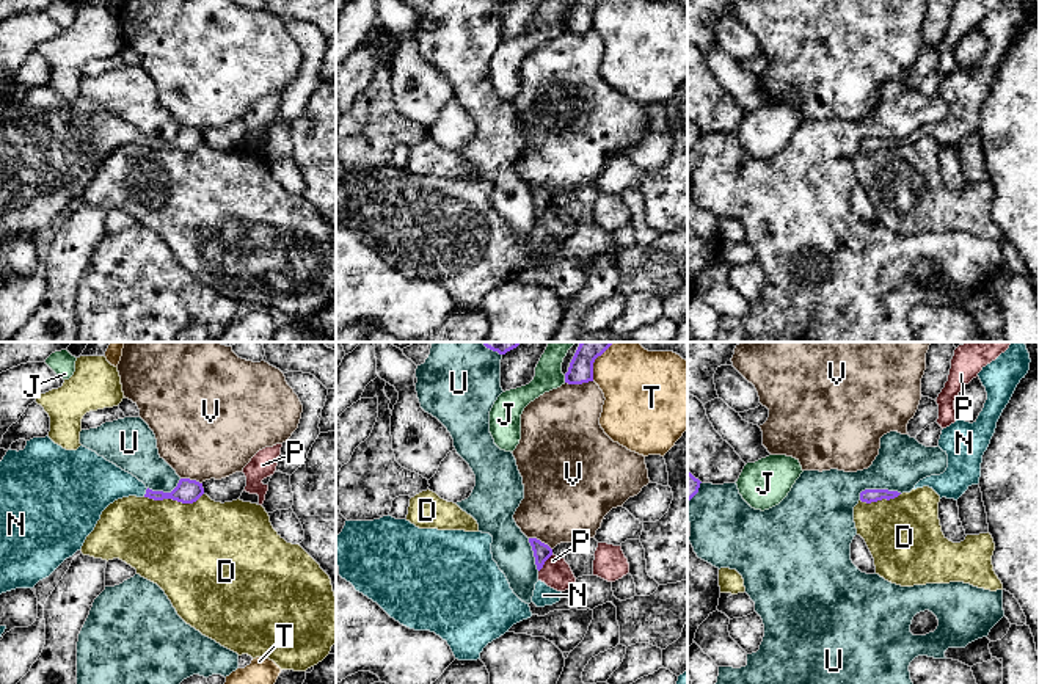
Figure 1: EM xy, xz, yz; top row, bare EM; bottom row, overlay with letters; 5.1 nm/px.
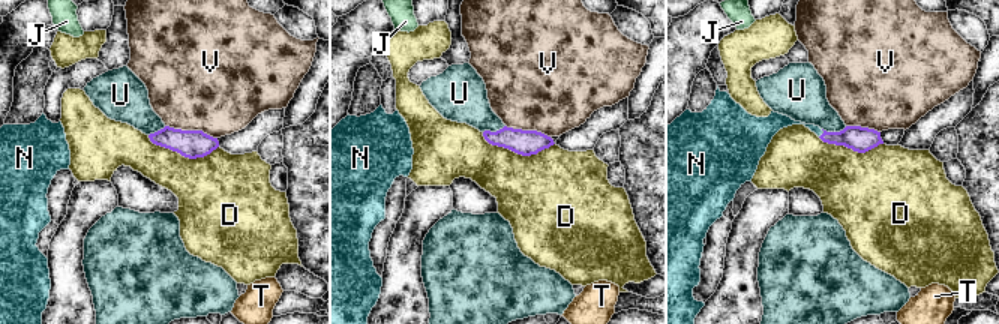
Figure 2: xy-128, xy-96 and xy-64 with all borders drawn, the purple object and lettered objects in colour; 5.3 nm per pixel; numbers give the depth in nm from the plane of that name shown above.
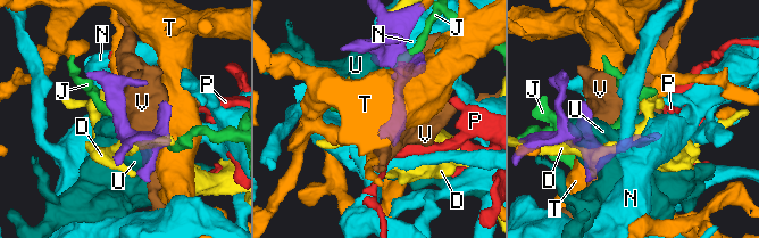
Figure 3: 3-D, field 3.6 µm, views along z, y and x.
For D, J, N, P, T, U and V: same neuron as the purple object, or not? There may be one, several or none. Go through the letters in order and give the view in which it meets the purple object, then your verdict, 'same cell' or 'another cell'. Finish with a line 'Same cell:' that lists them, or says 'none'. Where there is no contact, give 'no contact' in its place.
D: xy | another cell
J: xz | another cell
N: xy | same cell
P: xz | another cell
T: xz | another cell
U: yz | another cell
V: xz | another cell
Same cell: N

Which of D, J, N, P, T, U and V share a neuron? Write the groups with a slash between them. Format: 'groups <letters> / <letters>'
groups D / J / N / P / T / U / V

